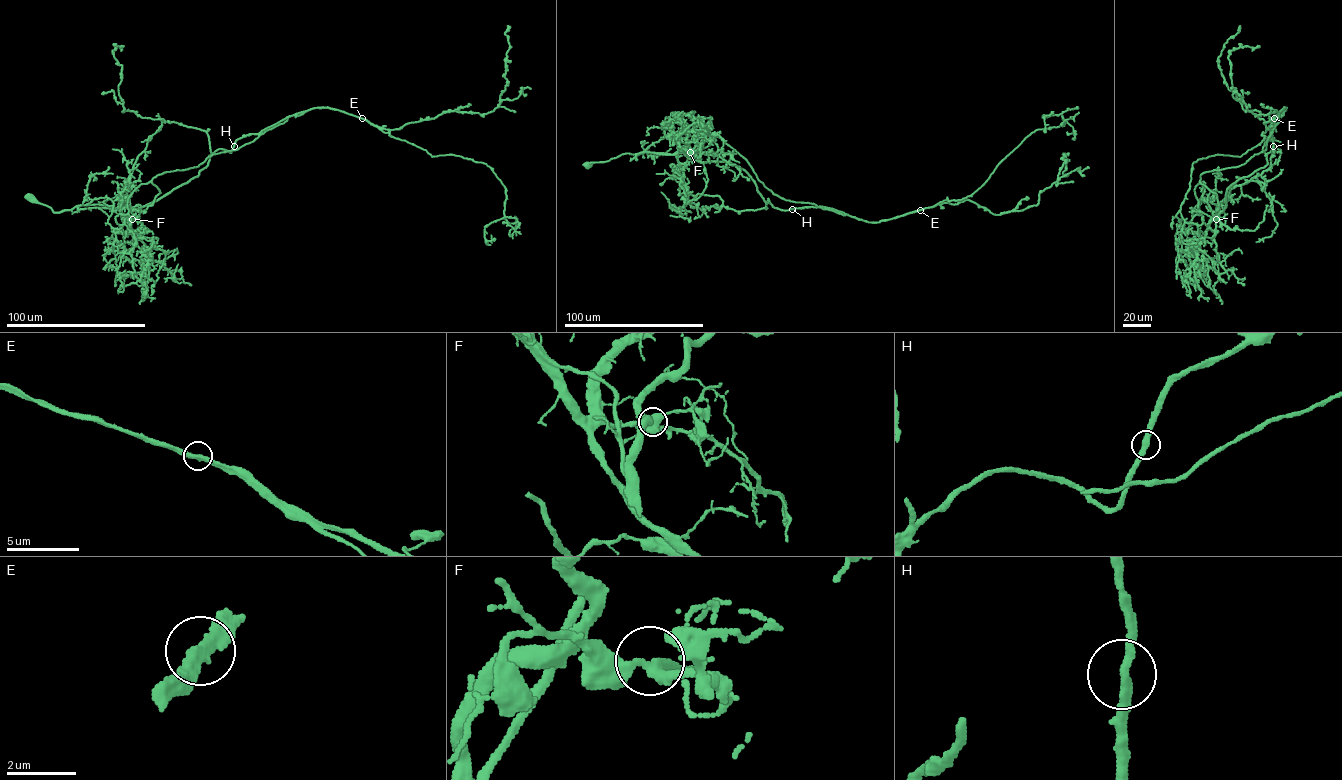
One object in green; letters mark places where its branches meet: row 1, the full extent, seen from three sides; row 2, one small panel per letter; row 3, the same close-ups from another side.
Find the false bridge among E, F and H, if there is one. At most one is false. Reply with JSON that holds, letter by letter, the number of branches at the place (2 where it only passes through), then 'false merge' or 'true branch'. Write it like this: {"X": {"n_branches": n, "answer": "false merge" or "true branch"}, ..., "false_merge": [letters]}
{"E": {"n_branches": 2, "answer": "false merge"}, "F": {"n_branches": 3, "answer": "true branch"}, "H": {"n_branches": 2, "answer": "true branch"}, "false_merge": ["E"]}

